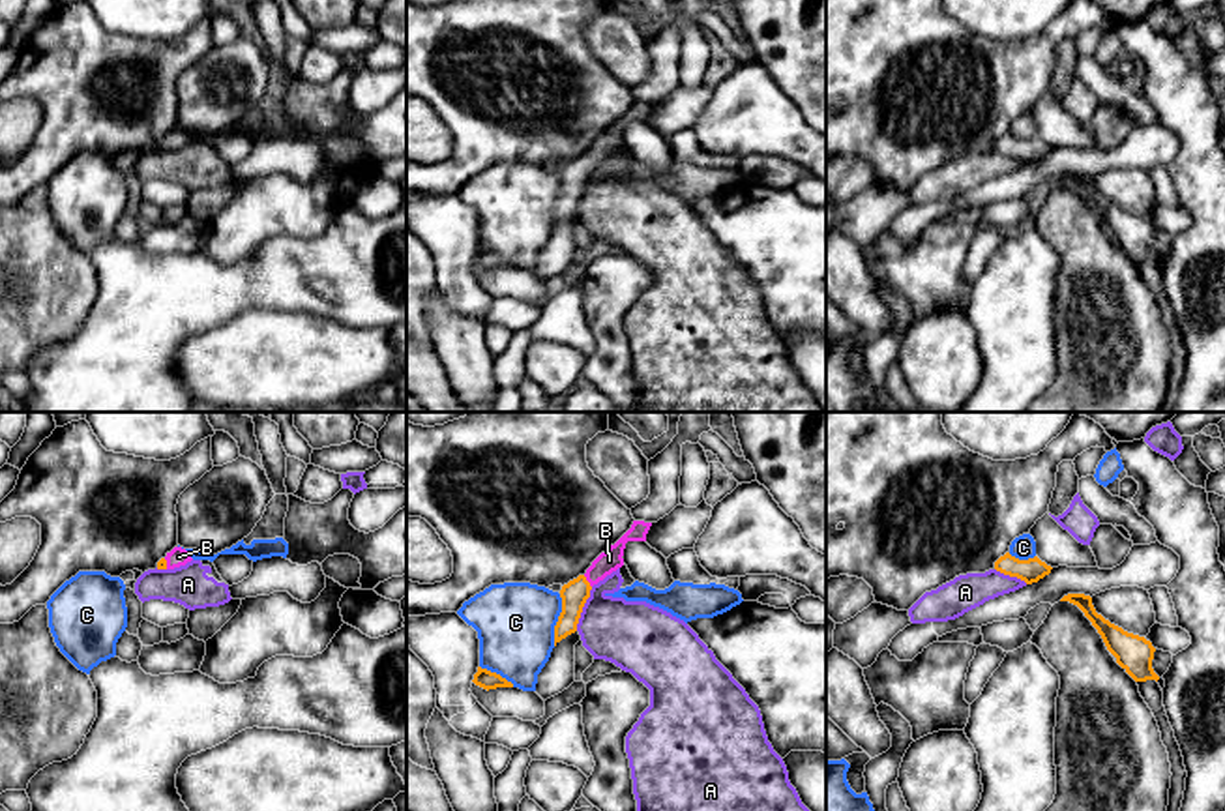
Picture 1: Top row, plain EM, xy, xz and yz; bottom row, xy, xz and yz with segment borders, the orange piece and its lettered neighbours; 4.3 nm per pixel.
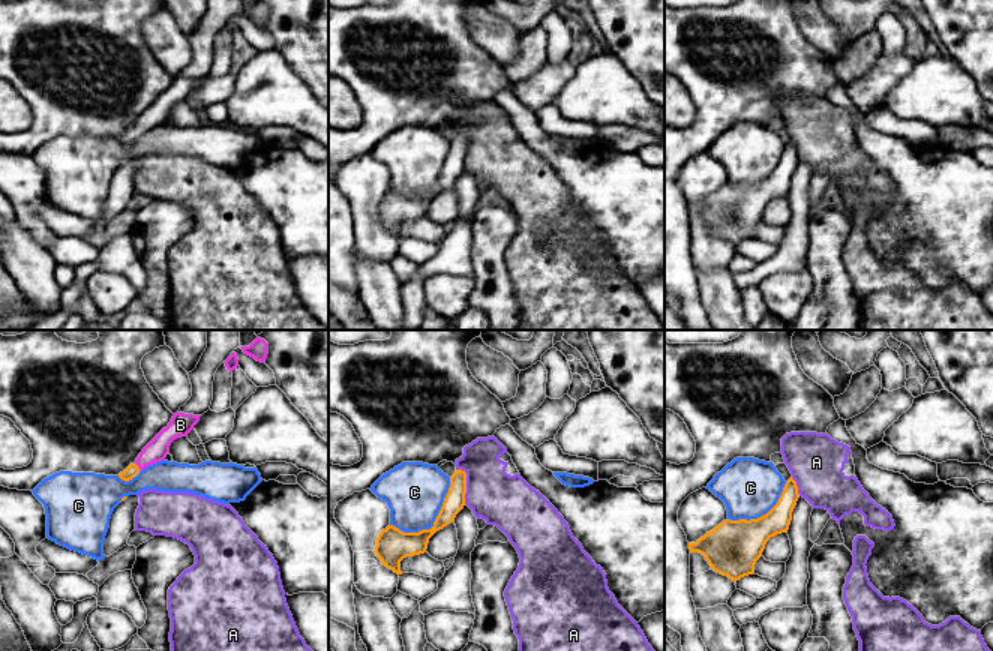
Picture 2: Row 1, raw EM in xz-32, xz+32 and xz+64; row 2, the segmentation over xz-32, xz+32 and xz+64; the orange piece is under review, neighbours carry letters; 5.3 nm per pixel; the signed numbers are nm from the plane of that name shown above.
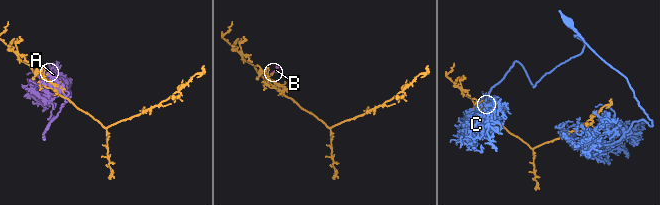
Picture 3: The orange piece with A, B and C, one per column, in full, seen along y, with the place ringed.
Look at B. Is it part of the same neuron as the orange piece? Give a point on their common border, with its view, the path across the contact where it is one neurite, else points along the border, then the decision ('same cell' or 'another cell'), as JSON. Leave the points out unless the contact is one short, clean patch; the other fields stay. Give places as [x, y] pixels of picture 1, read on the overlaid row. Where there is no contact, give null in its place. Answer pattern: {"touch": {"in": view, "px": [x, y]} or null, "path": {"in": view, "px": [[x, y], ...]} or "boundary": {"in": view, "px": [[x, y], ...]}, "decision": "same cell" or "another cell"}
{"touch": {"in": "xz", "px": [587, 581]}, "path": {"in": "xz", "px": [[574, 594], [587, 581], [609, 560]]}, "decision": "same cell"}

